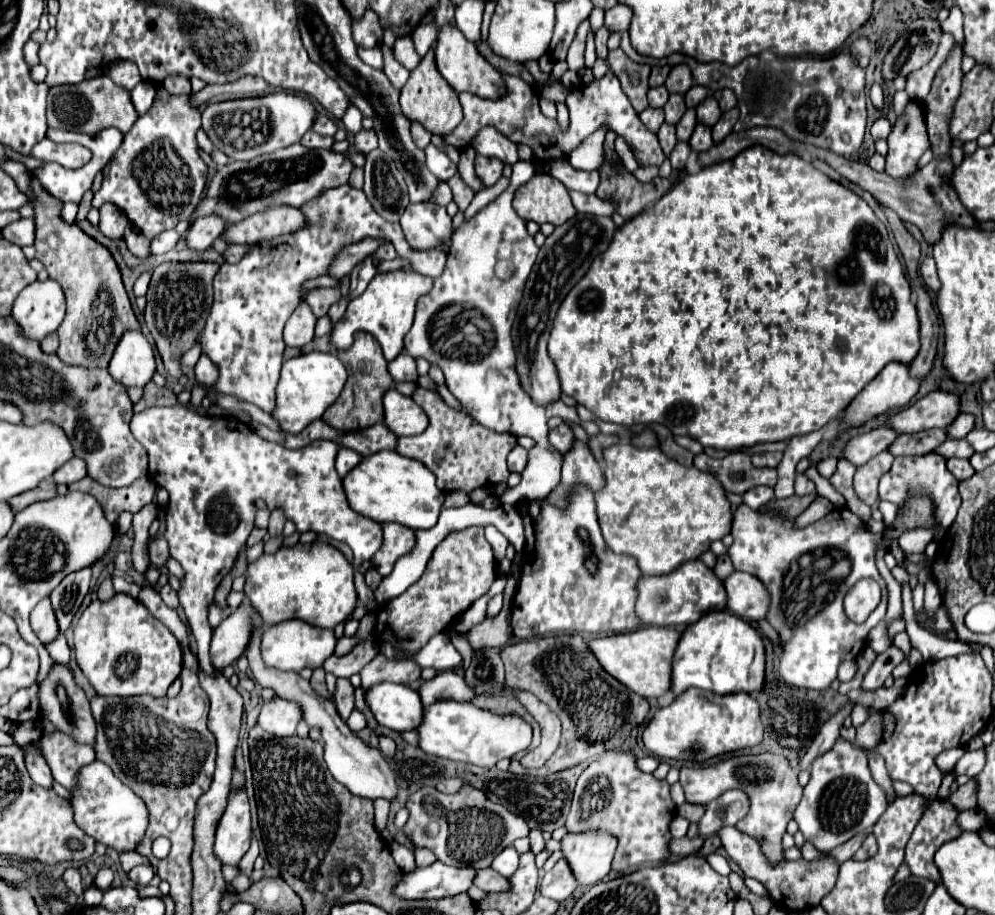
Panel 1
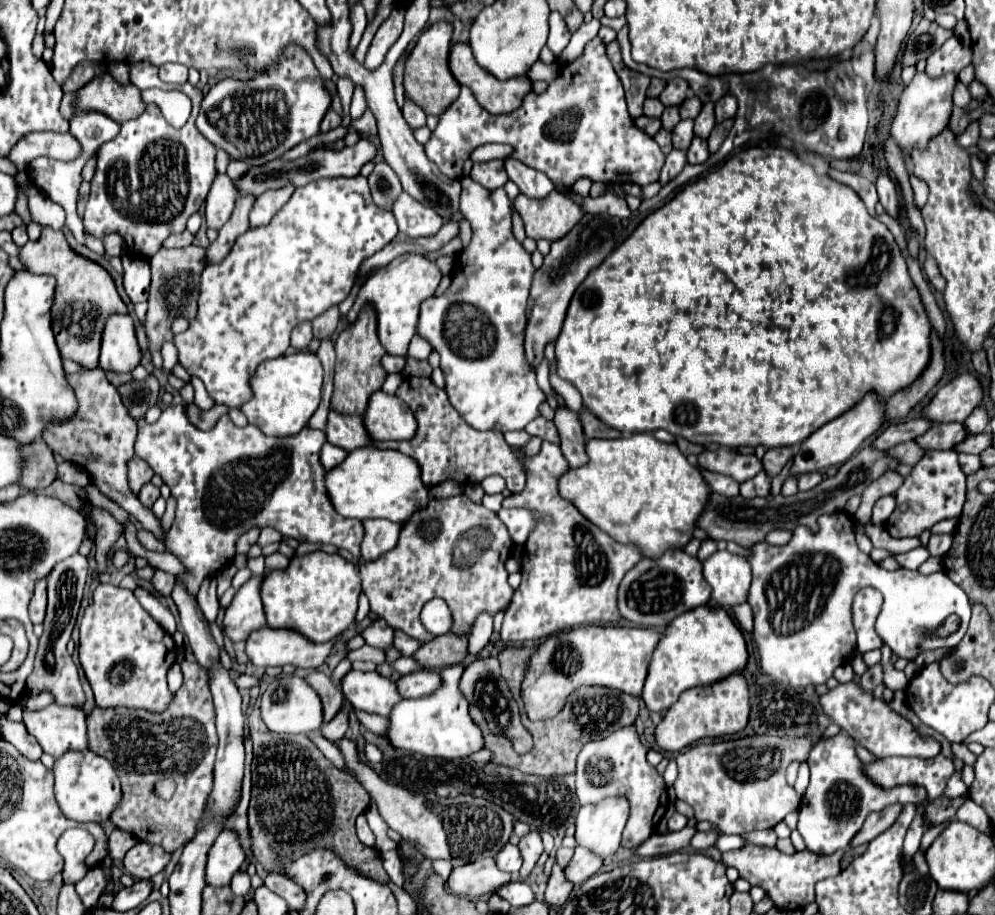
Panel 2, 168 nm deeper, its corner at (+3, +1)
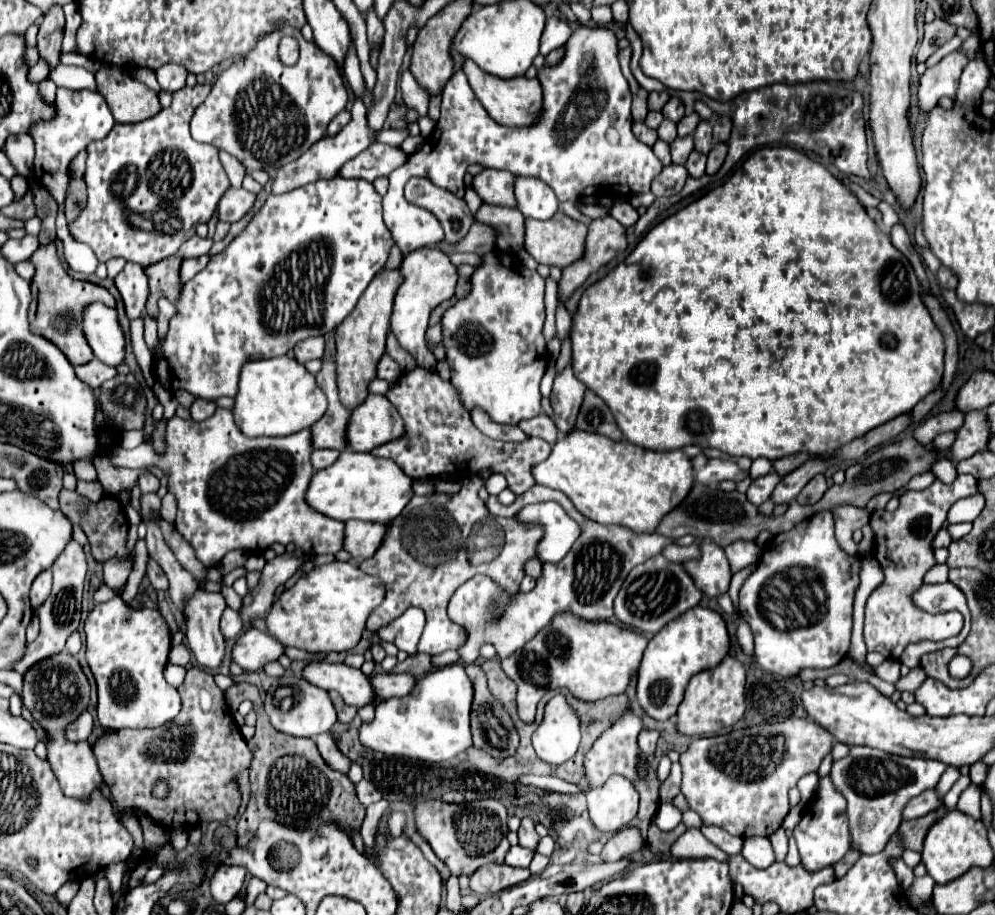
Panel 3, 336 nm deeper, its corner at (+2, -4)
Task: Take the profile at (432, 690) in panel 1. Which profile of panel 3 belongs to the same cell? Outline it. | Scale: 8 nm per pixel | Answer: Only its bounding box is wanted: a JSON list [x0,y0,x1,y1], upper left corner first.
[373,674,417,698]

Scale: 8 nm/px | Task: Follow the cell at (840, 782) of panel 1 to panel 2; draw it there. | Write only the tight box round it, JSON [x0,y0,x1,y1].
[798,733,928,855]

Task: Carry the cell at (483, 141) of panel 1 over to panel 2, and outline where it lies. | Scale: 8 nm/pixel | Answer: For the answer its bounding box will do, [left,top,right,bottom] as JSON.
[506,159,554,199]

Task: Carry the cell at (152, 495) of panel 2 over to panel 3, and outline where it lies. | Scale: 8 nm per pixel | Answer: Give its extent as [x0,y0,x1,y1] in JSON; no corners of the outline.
[139,474,159,494]

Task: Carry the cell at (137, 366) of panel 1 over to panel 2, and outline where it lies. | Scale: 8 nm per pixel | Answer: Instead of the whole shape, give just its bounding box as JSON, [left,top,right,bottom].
[100,315,140,371]

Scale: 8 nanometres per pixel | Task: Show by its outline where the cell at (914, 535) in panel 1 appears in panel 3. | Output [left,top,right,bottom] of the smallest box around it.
[865,474,979,660]

